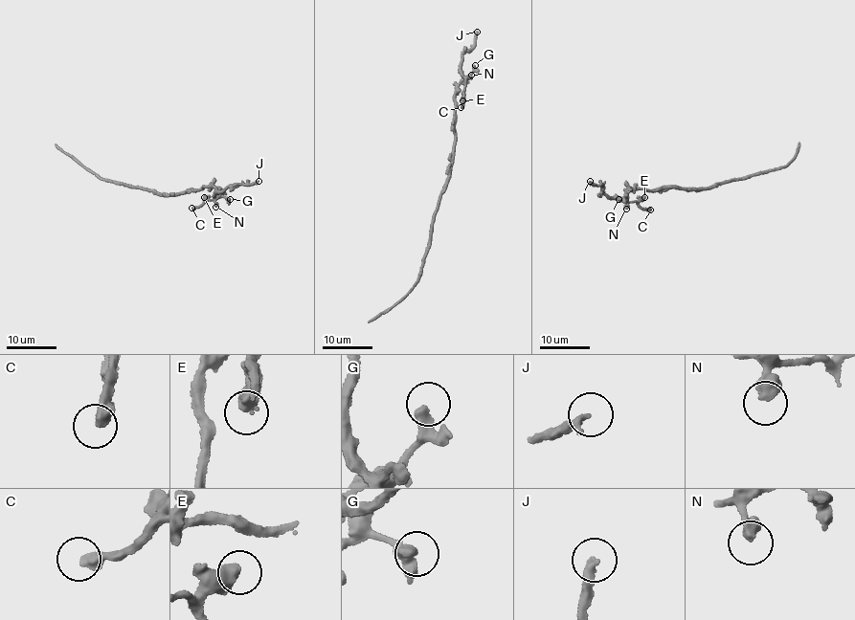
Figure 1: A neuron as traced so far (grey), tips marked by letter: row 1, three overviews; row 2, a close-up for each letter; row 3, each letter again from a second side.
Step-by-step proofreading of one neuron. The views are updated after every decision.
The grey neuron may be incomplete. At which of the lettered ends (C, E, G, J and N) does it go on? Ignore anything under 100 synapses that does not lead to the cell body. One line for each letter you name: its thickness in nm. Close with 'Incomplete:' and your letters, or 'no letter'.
J: Thickness 240 nm
Incomplete: J

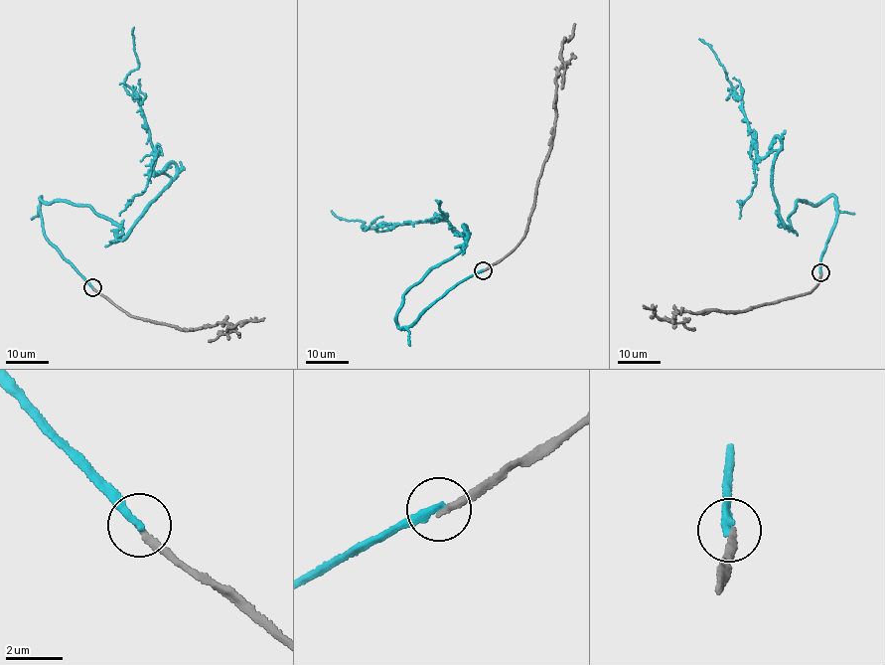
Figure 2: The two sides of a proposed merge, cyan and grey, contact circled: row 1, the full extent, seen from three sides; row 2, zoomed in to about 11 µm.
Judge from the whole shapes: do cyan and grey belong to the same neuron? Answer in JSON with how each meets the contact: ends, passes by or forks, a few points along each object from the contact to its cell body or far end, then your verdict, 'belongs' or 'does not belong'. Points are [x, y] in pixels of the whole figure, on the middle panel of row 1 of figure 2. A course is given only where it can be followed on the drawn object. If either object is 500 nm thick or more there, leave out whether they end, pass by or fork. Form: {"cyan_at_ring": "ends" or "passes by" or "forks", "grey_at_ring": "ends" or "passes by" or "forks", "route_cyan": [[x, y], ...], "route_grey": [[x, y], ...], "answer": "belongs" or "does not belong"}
{"cyan_at_ring": "ends", "grey_at_ring": "ends", "route_cyan": [[483, 270], [400, 328], [402, 295], [460, 250], [465, 226], [464, 234], [442, 219], [365, 231], [331, 210]], "route_grey": [[483, 270], [519, 244], [526, 228], [552, 143], [556, 71], [565, 63], [562, 45], [574, 24]], "answer": "belongs"}

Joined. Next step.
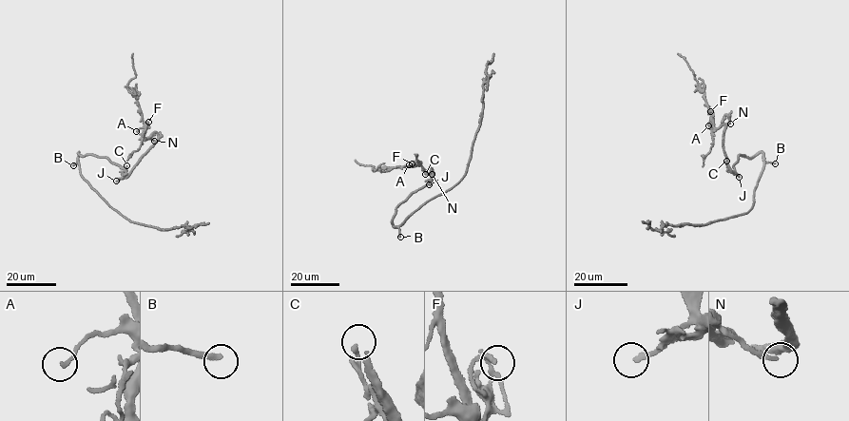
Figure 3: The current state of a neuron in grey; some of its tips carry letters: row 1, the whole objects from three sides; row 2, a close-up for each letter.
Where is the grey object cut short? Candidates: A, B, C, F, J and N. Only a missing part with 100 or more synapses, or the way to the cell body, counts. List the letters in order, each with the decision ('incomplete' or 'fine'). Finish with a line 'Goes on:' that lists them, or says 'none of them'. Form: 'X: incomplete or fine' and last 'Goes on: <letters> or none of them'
A: fine
B: incomplete
C: fine
F: fine
J: fine
N: fine
Goes on: B

